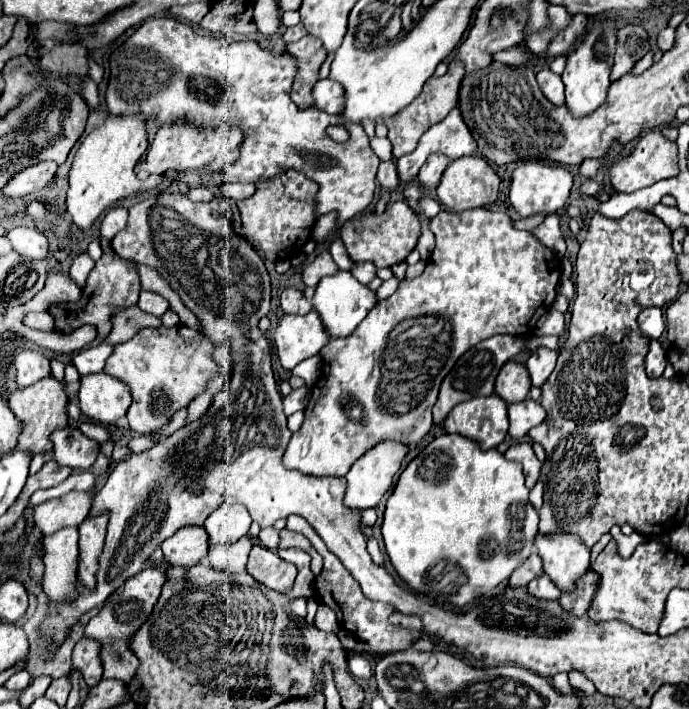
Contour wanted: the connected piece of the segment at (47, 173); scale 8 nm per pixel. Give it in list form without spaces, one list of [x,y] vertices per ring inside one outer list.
[[[43,162],[43,164],[35,164],[25,168],[23,172],[19,172],[5,188],[3,194],[11,196],[11,198],[21,198],[27,194],[33,194],[35,190],[41,190],[49,184],[49,180],[53,178],[57,170],[55,162]]]

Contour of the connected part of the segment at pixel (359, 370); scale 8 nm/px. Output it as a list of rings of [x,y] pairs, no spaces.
[[[483,208],[467,210],[467,212],[461,212],[461,214],[439,212],[439,216],[435,216],[431,220],[431,232],[435,234],[437,246],[435,246],[431,258],[427,260],[427,266],[425,266],[423,274],[413,278],[413,280],[403,280],[391,298],[377,302],[375,308],[369,312],[369,316],[361,322],[361,326],[357,326],[357,330],[351,336],[329,340],[327,346],[323,346],[323,350],[321,350],[323,374],[321,374],[319,382],[311,388],[311,400],[309,400],[309,408],[305,408],[303,426],[291,436],[291,442],[289,442],[289,446],[283,454],[283,464],[287,468],[295,468],[295,470],[299,470],[303,474],[309,474],[309,476],[337,476],[339,478],[339,476],[345,476],[349,472],[349,468],[355,460],[359,460],[369,448],[375,448],[375,444],[379,444],[379,442],[393,440],[393,442],[401,442],[401,444],[407,444],[407,446],[417,444],[433,426],[431,406],[437,400],[437,392],[439,392],[439,386],[441,386],[443,378],[455,366],[459,356],[463,356],[477,342],[481,342],[485,338],[491,338],[495,334],[511,334],[511,336],[531,334],[535,330],[537,318],[541,314],[545,314],[545,310],[551,308],[551,304],[557,296],[557,284],[559,284],[559,276],[561,276],[559,258],[551,250],[541,246],[529,232],[515,230],[505,212],[493,212],[493,210],[483,210]]]

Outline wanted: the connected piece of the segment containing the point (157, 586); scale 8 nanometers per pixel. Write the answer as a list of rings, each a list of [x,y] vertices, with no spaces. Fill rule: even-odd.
[[[145,568],[143,572],[139,572],[133,578],[129,578],[121,588],[117,588],[105,600],[103,608],[99,610],[99,614],[89,620],[89,624],[85,628],[85,636],[91,636],[91,638],[101,642],[103,678],[123,680],[125,684],[129,684],[133,680],[133,674],[135,674],[135,670],[139,666],[139,659],[129,648],[129,640],[133,636],[133,632],[151,614],[151,610],[153,610],[153,606],[155,606],[155,602],[159,598],[163,582],[165,582],[165,572],[161,568]]]

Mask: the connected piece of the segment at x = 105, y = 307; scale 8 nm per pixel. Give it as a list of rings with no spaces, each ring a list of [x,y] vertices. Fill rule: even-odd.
[[[107,252],[97,260],[95,268],[91,270],[91,274],[89,274],[89,278],[83,286],[81,300],[51,304],[47,312],[53,316],[53,330],[59,332],[59,334],[69,334],[69,332],[89,324],[89,326],[95,326],[99,338],[105,338],[113,328],[111,312],[137,304],[139,292],[141,292],[141,278],[139,278],[139,272],[137,272],[135,264],[131,264],[125,258],[119,258],[113,252]],[[85,294],[89,298],[85,298]]]

